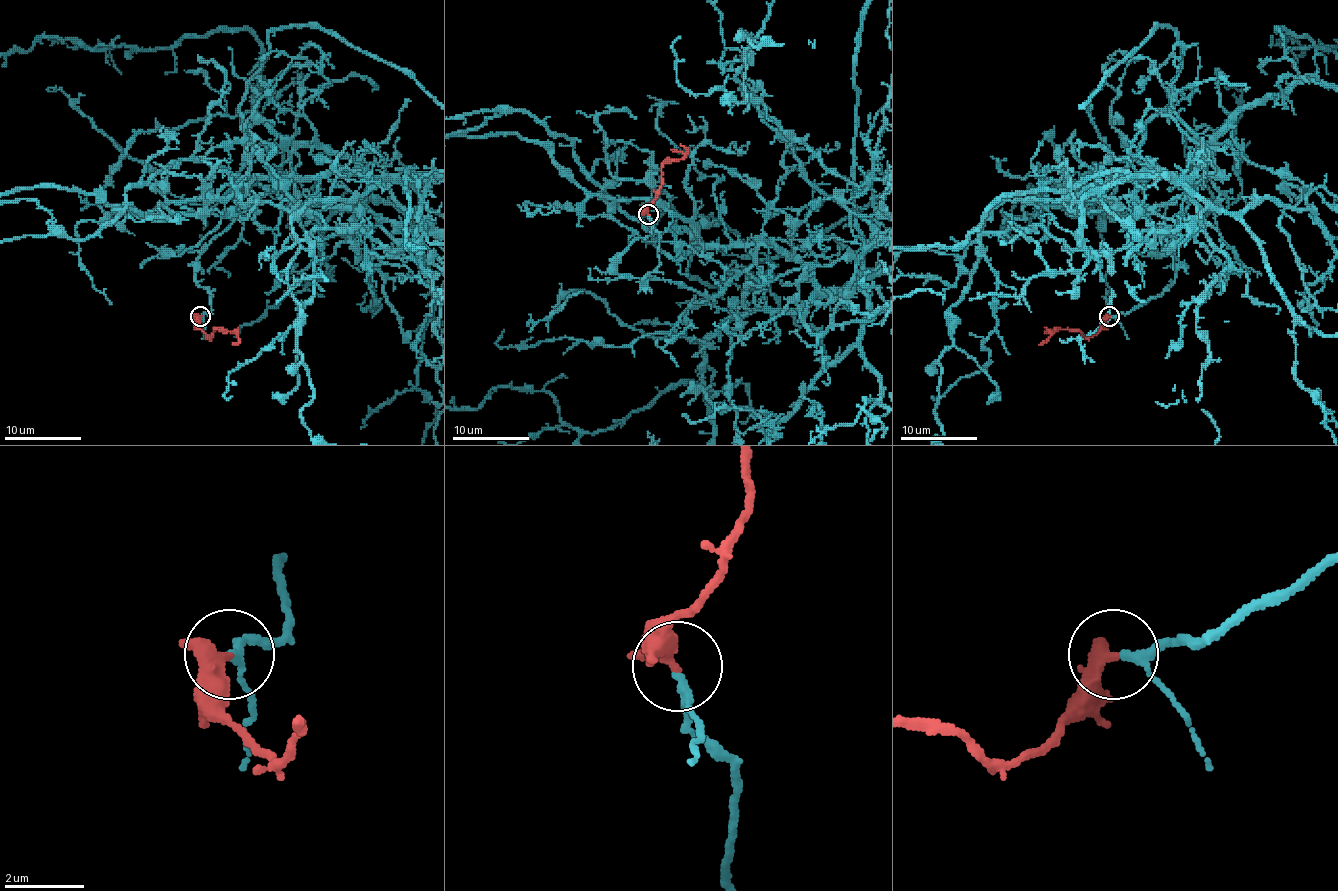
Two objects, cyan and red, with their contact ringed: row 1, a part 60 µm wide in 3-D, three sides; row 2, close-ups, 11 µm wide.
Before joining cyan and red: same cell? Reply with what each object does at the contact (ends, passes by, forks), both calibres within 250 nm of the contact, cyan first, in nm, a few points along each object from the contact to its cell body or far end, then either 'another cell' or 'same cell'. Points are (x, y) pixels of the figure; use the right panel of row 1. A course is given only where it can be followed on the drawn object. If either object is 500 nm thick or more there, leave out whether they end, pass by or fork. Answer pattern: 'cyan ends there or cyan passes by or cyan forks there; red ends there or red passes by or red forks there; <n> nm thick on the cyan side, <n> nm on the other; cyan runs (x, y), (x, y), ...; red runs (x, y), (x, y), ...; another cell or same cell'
cyan passes by; red passes by; 170 nm thick on the cyan side, 340 nm on the other; red runs (1110, 316), (1090, 337), (1085, 337), (1079, 331), (1062, 329), (1039, 344); same cell

